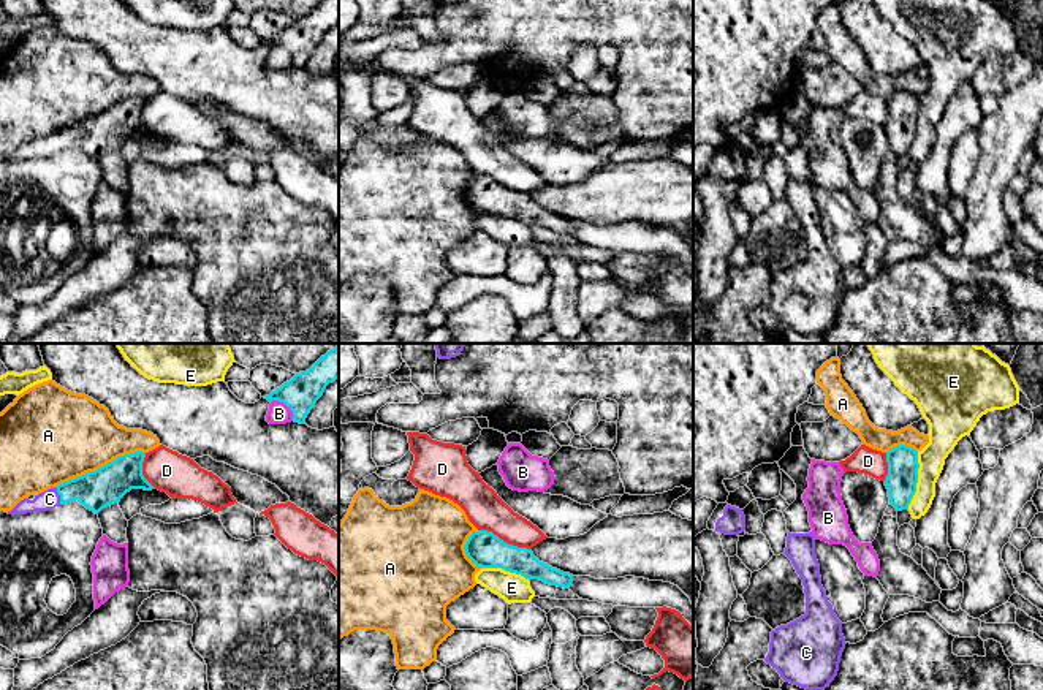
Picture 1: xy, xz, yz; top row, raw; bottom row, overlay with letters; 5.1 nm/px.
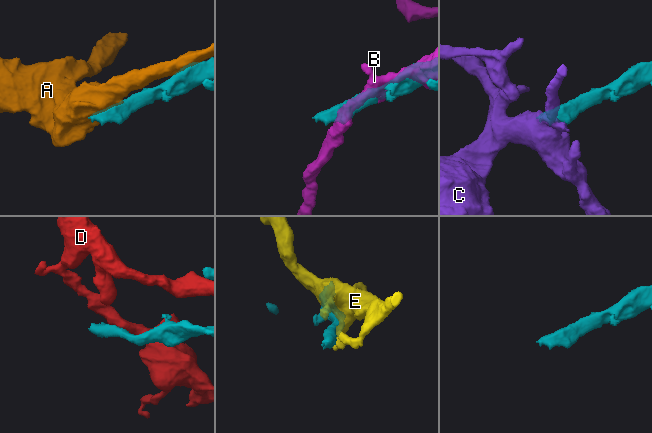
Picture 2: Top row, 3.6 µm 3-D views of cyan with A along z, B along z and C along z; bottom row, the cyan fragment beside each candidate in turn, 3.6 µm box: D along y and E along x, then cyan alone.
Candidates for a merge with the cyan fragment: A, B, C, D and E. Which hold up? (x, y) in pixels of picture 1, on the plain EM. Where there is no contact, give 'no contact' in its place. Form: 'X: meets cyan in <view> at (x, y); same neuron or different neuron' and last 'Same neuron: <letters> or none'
A: meets cyan in xy at (100, 113); different neuron
B: meets cyan in xy at (285, 49); different neuron
C: meets cyan in xy at (59, 140); same neuron
D: meets cyan in xz at (502, 185); different neuron
E: meets cyan in yz at (917, 125); different neuron
Same neuron: C

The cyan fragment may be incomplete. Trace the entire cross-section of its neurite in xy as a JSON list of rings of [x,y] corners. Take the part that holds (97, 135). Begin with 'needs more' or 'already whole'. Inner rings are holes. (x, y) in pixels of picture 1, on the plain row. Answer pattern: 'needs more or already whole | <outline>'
needs more | [[[142,97],[120,101],[95,117],[35,141],[33,146],[21,146],[8,160],[47,157],[71,146],[78,146],[87,155],[98,160],[103,154],[119,149],[131,135],[154,135],[142,120],[144,103],[146,98]]]

